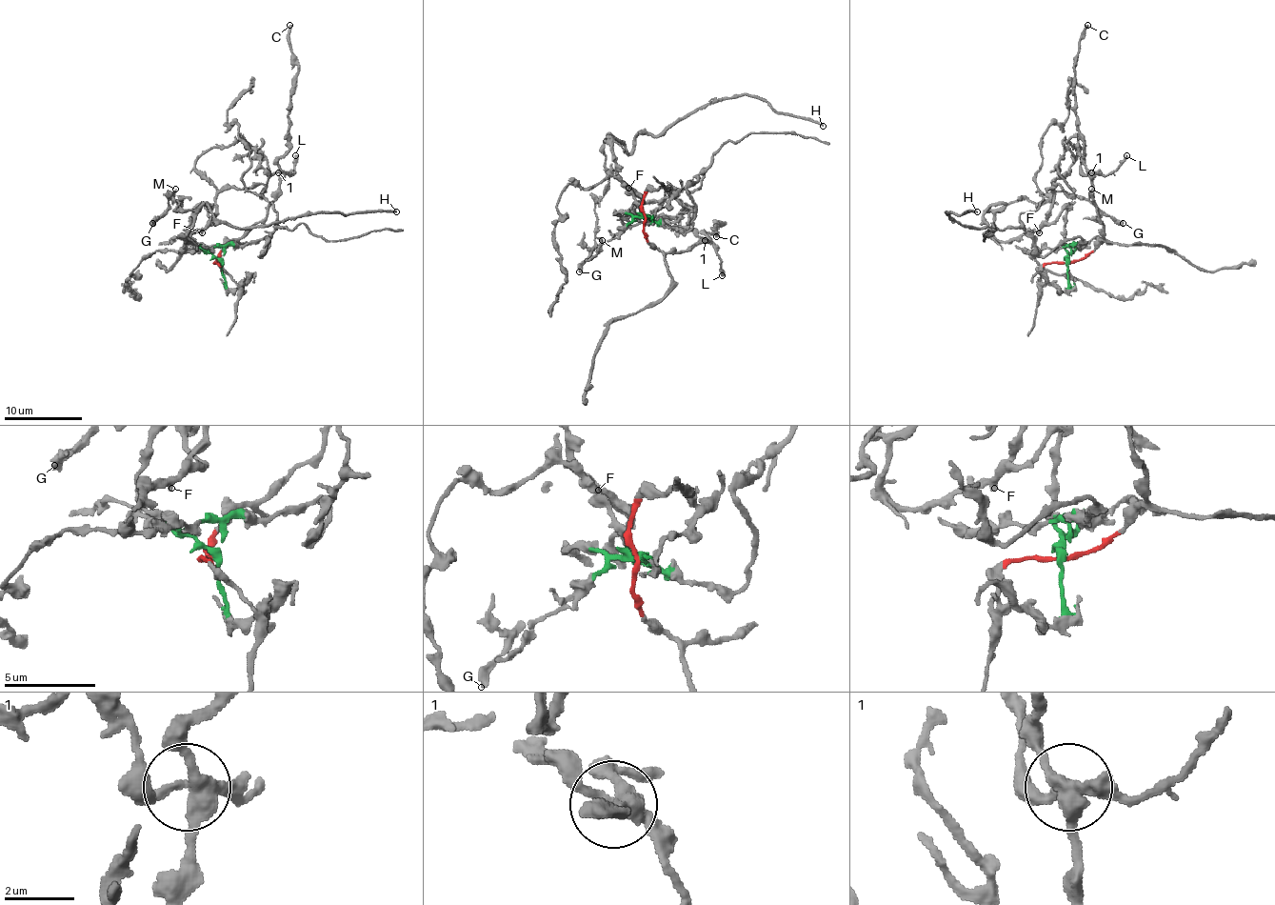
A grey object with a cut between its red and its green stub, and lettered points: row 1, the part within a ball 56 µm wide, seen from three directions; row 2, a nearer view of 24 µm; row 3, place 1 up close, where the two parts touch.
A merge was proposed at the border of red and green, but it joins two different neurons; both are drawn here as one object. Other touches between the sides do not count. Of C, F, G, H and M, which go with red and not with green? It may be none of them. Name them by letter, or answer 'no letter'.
C

